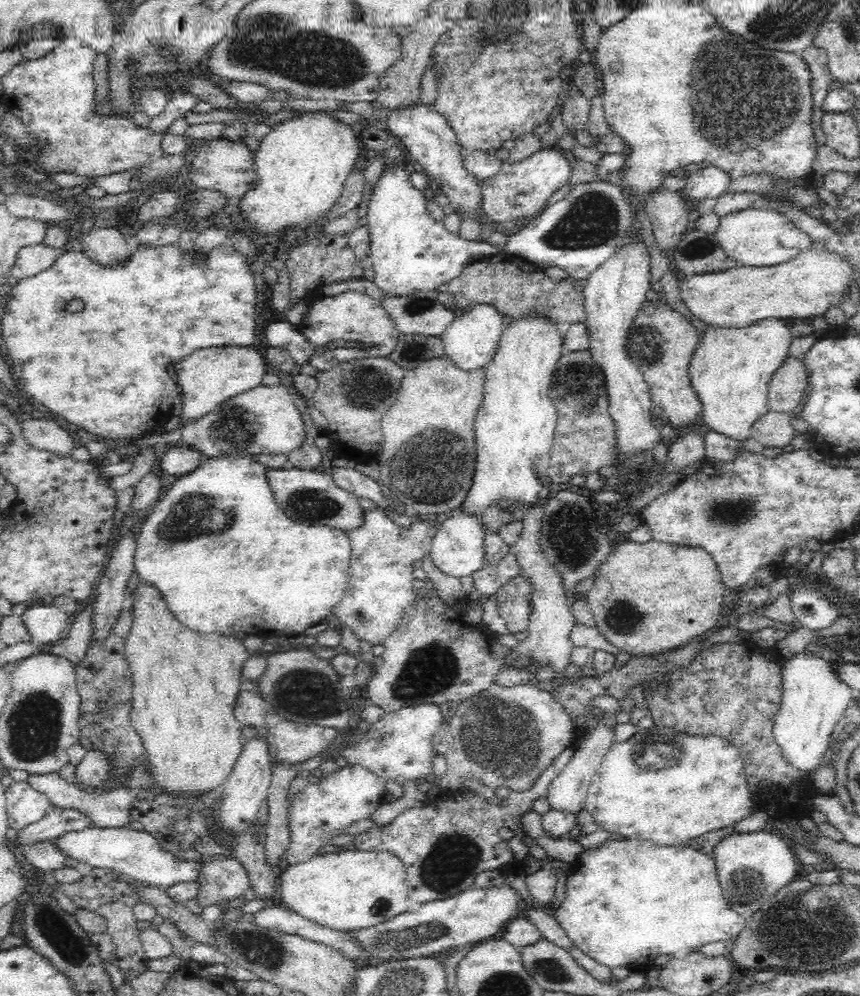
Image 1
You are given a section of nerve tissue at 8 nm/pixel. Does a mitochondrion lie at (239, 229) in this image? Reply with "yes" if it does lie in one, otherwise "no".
no

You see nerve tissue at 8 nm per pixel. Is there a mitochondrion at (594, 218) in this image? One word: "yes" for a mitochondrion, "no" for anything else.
yes

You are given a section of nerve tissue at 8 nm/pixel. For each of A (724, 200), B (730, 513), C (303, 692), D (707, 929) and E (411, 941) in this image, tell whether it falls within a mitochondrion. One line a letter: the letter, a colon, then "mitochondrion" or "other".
A: other
B: mitochondrion
C: mitochondrion
D: other
E: mitochondrion

